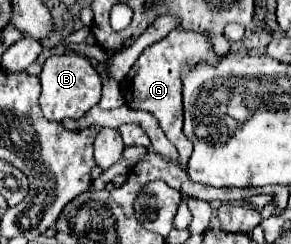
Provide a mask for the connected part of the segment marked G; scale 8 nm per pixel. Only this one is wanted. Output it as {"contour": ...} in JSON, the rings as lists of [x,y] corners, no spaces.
{"contour":[[[171,30],[163,40],[151,44],[149,48],[145,48],[141,52],[141,56],[137,58],[137,62],[133,64],[131,72],[129,72],[129,86],[125,92],[125,100],[127,106],[131,108],[139,108],[145,112],[151,112],[153,116],[157,116],[163,132],[167,134],[167,138],[171,140],[171,144],[175,144],[177,152],[179,152],[179,166],[185,168],[187,160],[193,152],[193,144],[185,138],[183,134],[183,80],[181,80],[181,72],[183,68],[191,68],[197,66],[199,62],[211,62],[215,66],[215,62],[219,62],[219,56],[213,50],[213,44],[209,42],[209,38],[201,32],[185,32],[185,30]]]}

